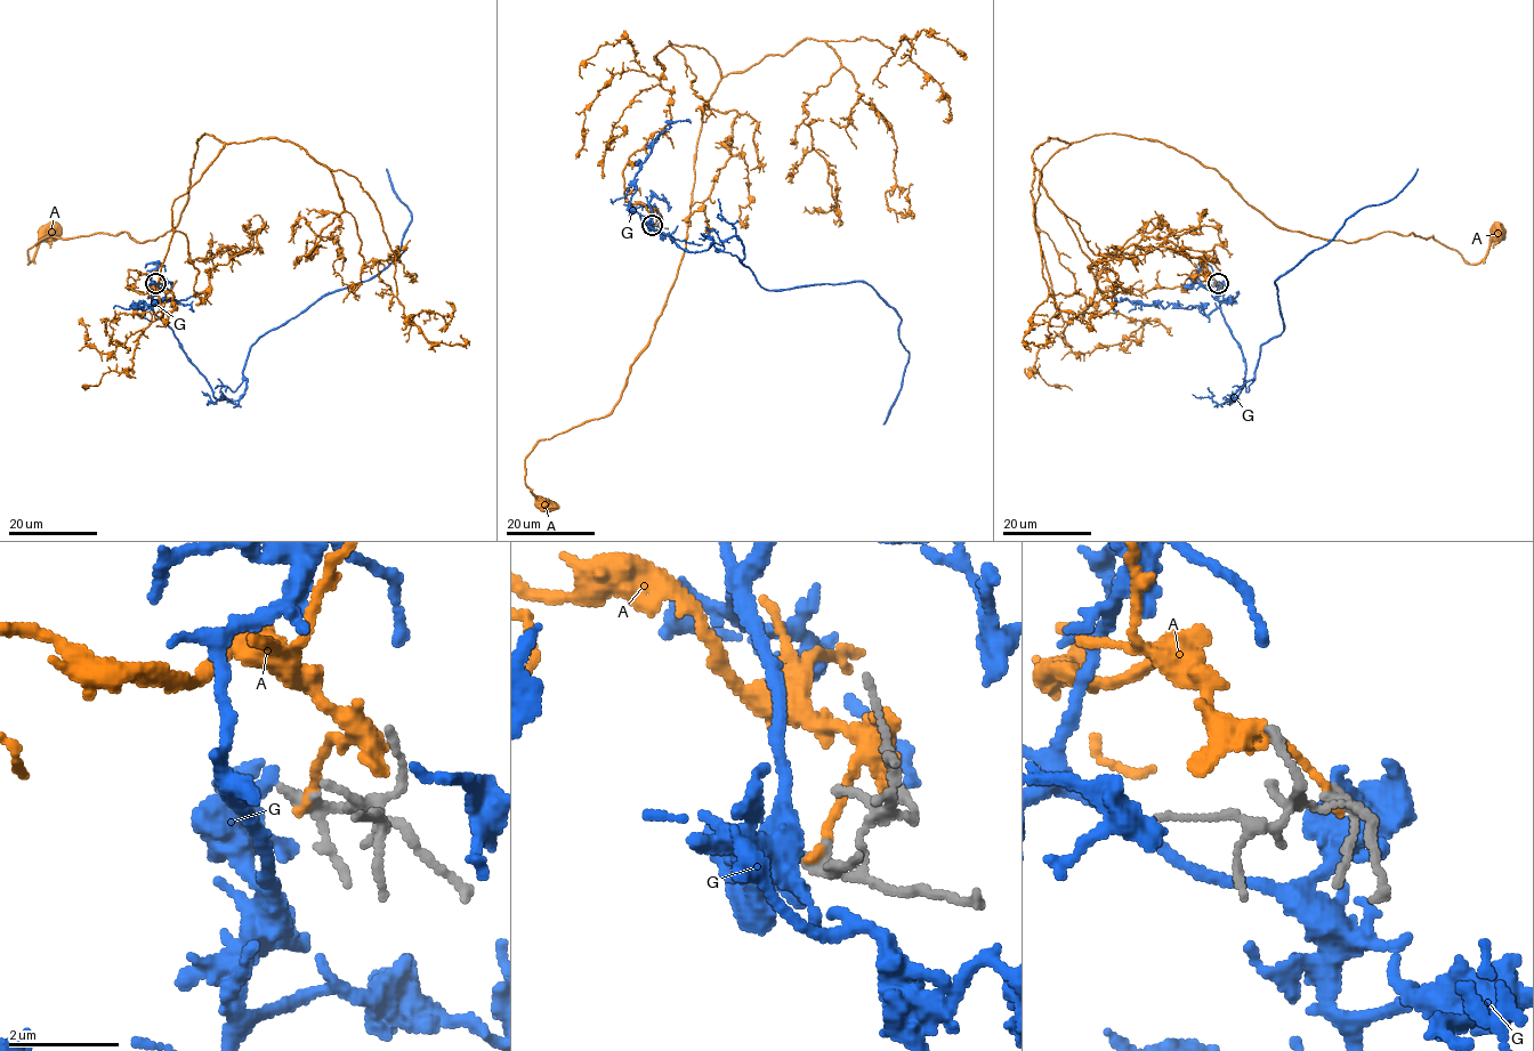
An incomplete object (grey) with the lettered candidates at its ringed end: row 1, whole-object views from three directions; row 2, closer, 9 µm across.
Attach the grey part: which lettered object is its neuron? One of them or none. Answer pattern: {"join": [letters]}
{"join": []}

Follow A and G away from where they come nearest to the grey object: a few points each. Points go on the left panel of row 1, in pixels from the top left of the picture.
A: (158, 283), (128, 271), (166, 321), (207, 134), (171, 231), (27, 263), (49, 231)
G: (155, 282), (153, 312), (214, 396), (237, 401), (255, 344), (403, 252), (412, 217), (386, 169)

